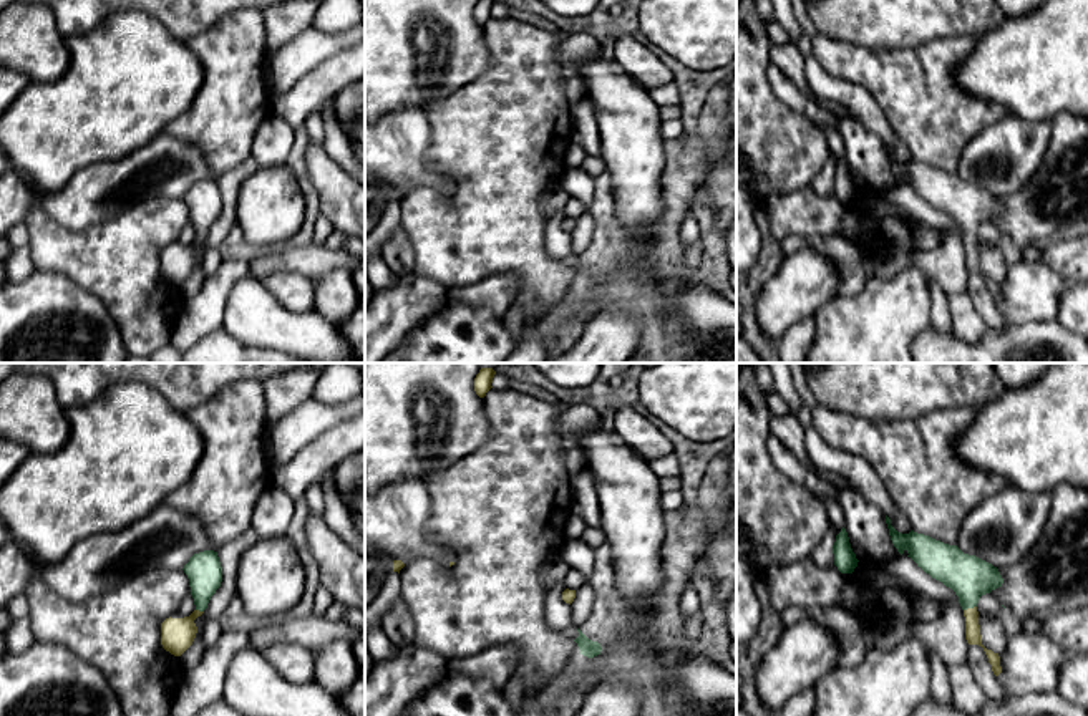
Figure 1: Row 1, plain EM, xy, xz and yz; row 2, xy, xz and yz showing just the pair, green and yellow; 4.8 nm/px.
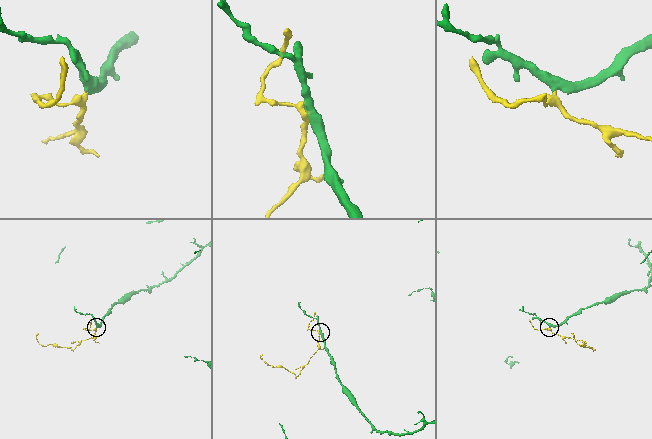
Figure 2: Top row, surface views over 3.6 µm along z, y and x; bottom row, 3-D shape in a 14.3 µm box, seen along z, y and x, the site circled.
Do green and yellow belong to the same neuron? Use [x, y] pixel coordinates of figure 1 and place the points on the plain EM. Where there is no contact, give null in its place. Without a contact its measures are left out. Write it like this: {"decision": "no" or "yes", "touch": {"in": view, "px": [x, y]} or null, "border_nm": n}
{"decision": "yes", "touch": {"in": "yz", "px": [969, 236]}, "border_nm": 70}

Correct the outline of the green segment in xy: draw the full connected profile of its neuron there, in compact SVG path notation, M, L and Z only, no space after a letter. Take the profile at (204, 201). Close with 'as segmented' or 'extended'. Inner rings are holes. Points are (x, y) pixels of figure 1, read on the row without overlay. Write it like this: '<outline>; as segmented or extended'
M214 179L194 182L182 199L189 207L196 239L189 245L169 245L161 252L161 273L174 285L181 285L192 273L197 262L194 249L204 242L222 210L222 196Z; extended

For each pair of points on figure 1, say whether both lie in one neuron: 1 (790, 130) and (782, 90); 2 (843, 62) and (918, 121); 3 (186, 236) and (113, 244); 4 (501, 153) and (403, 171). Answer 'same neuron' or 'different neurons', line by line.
1: different neurons
2: same neuron
3: different neurons
4: different neurons

